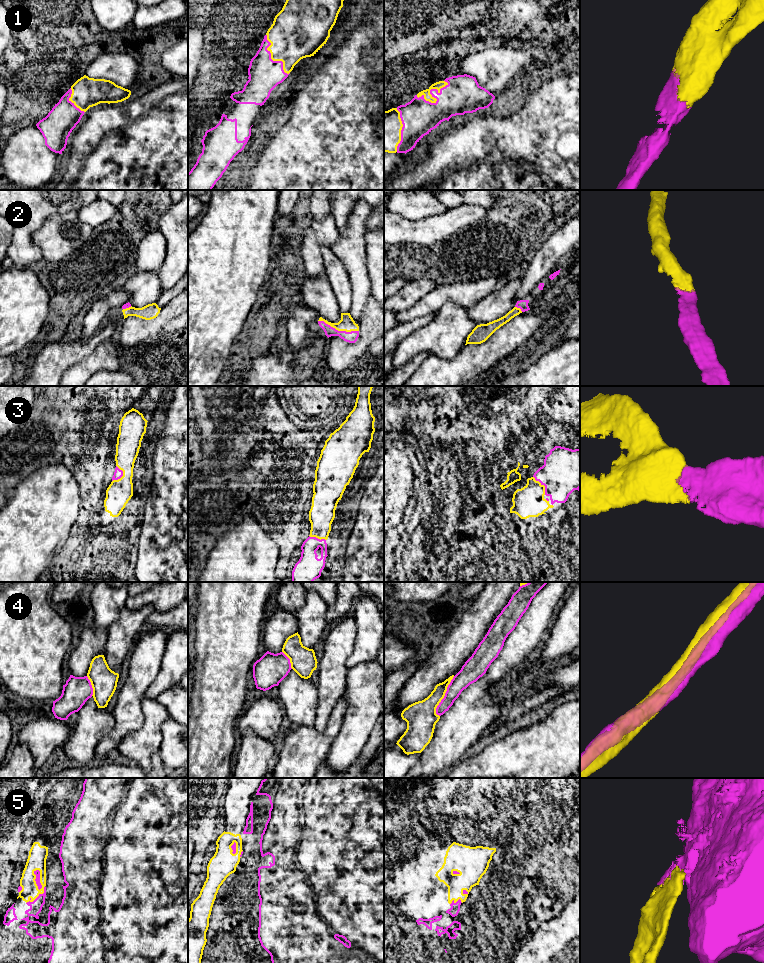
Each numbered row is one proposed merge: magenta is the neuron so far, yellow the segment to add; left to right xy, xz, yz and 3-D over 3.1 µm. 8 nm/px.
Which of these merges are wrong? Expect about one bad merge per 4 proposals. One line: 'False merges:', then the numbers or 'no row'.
False merges: 4, 5

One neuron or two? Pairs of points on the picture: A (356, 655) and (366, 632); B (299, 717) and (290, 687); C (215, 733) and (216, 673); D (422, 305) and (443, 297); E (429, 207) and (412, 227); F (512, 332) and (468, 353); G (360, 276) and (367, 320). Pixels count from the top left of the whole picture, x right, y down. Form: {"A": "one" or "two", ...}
{"A": "one", "B": "one", "C": "one", "D": "one", "E": "two", "F": "one", "G": "two"}

